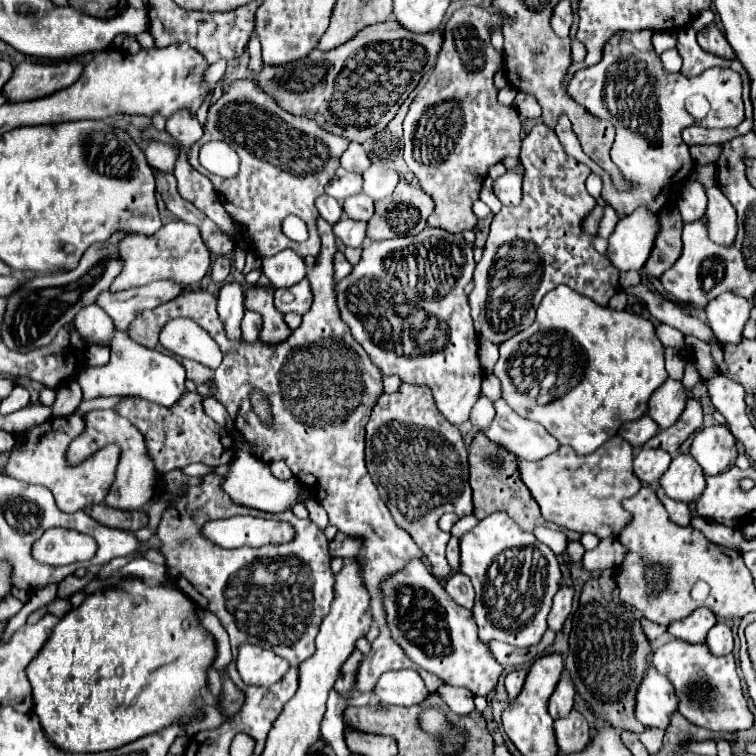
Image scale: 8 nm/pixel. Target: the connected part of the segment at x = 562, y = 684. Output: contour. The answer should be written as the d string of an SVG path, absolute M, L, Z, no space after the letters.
M562 677L558 681L552 697L550 697L548 711L554 719L560 719L560 717L566 717L570 713L572 705L574 705L574 685Z

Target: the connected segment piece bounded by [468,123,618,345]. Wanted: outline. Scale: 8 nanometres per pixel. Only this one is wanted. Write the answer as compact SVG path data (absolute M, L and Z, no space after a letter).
M544 123L534 125L526 135L526 139L522 141L520 163L524 167L522 203L518 207L502 207L500 213L494 215L484 245L484 255L474 271L474 291L470 293L468 299L478 337L488 339L496 345L508 337L514 337L522 329L530 327L542 297L550 289L556 289L558 285L568 285L570 289L590 297L594 303L602 307L606 307L610 297L618 291L618 269L606 255L600 255L594 249L592 245L594 235L588 235L582 229L584 219L596 207L596 199L586 191L584 185L586 177L592 173L590 167L570 157L564 151L560 139L556 137L556 131Z

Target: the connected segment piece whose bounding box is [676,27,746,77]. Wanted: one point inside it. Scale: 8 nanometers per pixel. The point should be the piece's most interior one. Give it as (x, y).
(696, 60)

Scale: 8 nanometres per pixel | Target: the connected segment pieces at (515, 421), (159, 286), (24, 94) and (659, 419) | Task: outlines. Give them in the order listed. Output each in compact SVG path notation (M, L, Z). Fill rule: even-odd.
M498 399L494 407L496 417L486 429L490 441L504 445L524 461L544 459L548 453L558 449L558 441L540 423L516 415L502 399Z
M171 279L155 281L130 291L120 293L104 293L96 303L104 307L104 311L114 319L116 331L126 331L128 323L142 309L154 309L164 301L172 301L186 291L186 285L180 285Z
M76 59L60 63L24 61L14 67L10 81L2 87L2 95L10 103L40 99L70 87L74 81L78 81L82 69L84 67Z
M668 379L660 385L648 401L648 417L652 417L660 429L672 427L682 415L686 405L686 389L680 381Z

